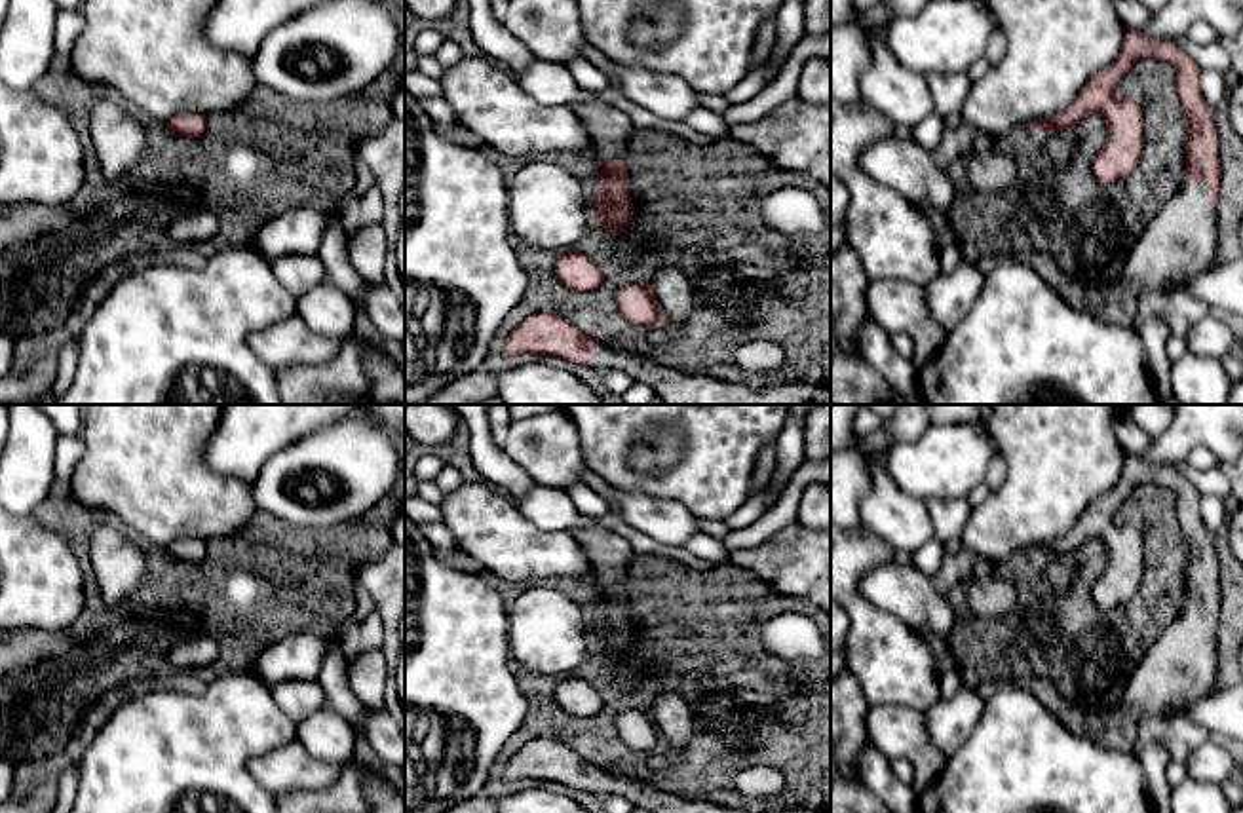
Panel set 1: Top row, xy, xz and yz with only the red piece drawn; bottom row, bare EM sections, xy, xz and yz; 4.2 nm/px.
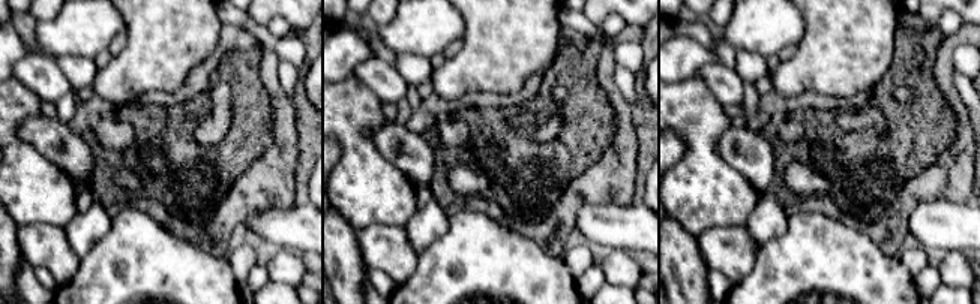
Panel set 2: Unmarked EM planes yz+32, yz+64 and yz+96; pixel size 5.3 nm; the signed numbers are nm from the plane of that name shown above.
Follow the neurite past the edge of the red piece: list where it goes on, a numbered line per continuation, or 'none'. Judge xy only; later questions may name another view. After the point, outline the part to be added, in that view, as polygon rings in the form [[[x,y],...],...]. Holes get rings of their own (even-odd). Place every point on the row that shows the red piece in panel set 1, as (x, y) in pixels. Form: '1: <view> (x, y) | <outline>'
none

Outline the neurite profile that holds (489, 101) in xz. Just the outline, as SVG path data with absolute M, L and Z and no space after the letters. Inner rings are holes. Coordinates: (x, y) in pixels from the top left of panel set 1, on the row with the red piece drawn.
M464 57L447 68L443 97L456 123L504 156L595 150L593 137L570 104L545 106L507 70L485 57Z

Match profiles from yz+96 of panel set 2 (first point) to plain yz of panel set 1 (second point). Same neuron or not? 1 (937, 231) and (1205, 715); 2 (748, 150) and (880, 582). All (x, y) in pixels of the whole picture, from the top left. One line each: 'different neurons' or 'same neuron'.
1: same neuron
2: same neuron

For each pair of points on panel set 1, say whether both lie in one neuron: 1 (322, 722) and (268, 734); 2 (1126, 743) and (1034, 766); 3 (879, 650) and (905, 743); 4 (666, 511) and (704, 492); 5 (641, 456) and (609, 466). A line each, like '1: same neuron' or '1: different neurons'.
1: different neurons
2: different neurons
3: different neurons
4: different neurons
5: different neurons

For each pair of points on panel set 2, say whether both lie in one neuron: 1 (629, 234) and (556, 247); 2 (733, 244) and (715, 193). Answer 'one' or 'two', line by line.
1: two
2: two

